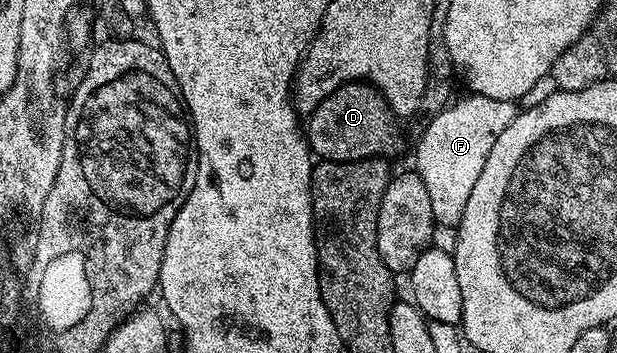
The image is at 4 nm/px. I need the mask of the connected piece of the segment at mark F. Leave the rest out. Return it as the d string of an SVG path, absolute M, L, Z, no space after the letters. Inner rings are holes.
M473 93L467 96L459 103L458 100L451 102L433 116L418 143L416 170L424 181L424 189L428 189L432 217L440 227L457 228L462 222L464 205L472 193L472 185L476 185L480 177L480 169L484 169L484 161L488 161L488 153L492 153L492 145L496 145L496 137L512 125L520 110L512 99L493 99Z

